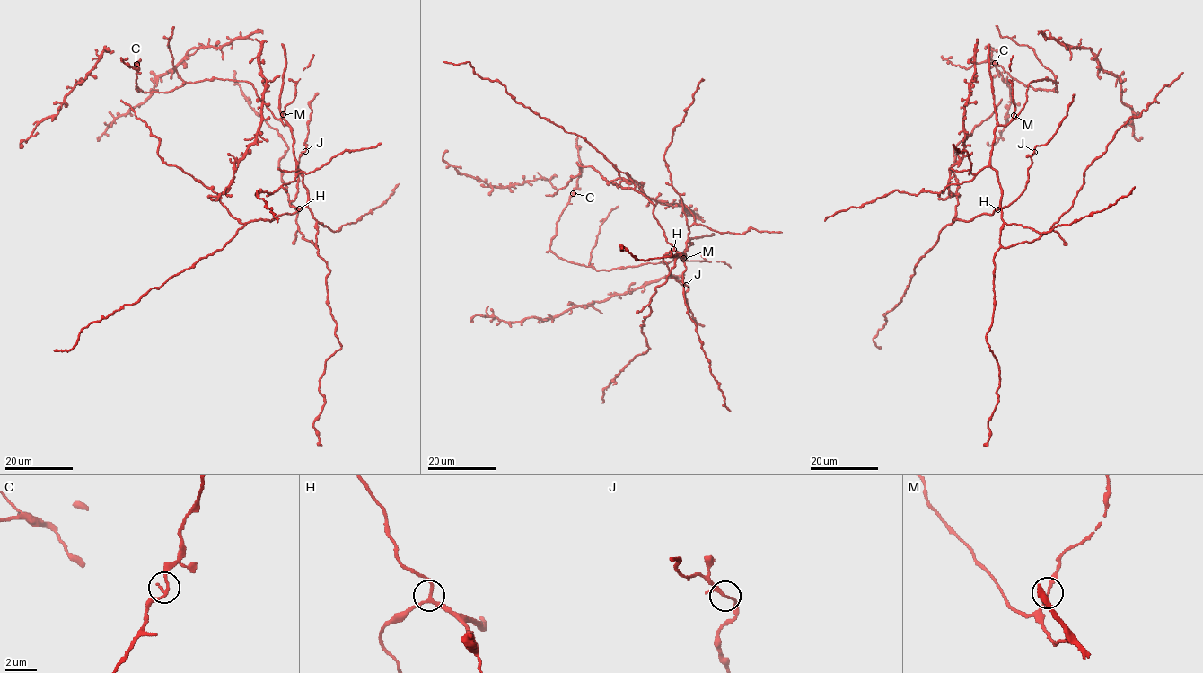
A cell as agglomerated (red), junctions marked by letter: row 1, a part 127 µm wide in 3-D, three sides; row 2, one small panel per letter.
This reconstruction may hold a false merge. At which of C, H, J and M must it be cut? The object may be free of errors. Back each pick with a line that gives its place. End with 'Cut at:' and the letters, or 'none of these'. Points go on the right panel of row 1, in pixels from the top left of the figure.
Cut at: none of these

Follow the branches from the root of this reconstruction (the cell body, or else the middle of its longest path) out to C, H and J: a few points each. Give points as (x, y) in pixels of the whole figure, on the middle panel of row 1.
C: (687, 248), (667, 263), (609, 270), (596, 270), (558, 258), (550, 249), (550, 239), (573, 193)
H: (687, 248), (691, 243), (688, 241), (685, 255), (673, 249)
J: (687, 248), (691, 243), (688, 241), (685, 255), (671, 251), (662, 258), (671, 275), (686, 285)

